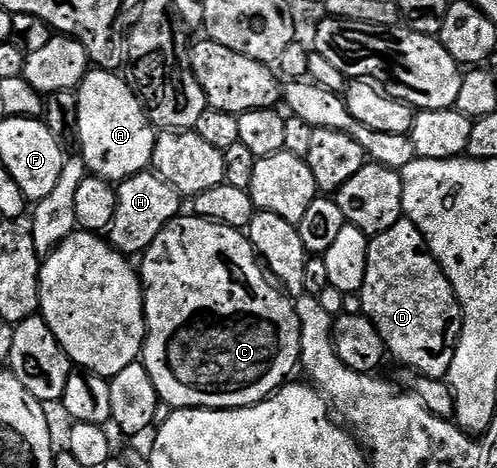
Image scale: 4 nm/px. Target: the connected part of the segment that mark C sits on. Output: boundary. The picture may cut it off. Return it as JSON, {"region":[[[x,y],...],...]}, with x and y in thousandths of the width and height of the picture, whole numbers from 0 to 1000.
{"region":[[[364,459],[352,464],[348,472],[318,502],[318,511],[310,511],[310,519],[302,519],[302,528],[286,545],[290,558],[278,566],[278,581],[286,603],[290,622],[290,690],[294,709],[290,716],[290,752],[286,756],[286,776],[294,784],[294,793],[302,793],[302,810],[310,810],[310,827],[318,835],[324,857],[346,865],[348,876],[356,874],[485,874],[487,870],[503,870],[515,865],[523,857],[531,857],[537,848],[547,846],[565,823],[581,812],[579,806],[604,780],[604,684],[596,671],[594,650],[549,603],[543,598],[541,585],[527,573],[525,560],[519,556],[515,541],[507,534],[507,521],[499,517],[497,504],[485,491],[465,489],[453,481],[441,481],[429,472],[416,472],[412,464],[396,464],[392,459]]]}

